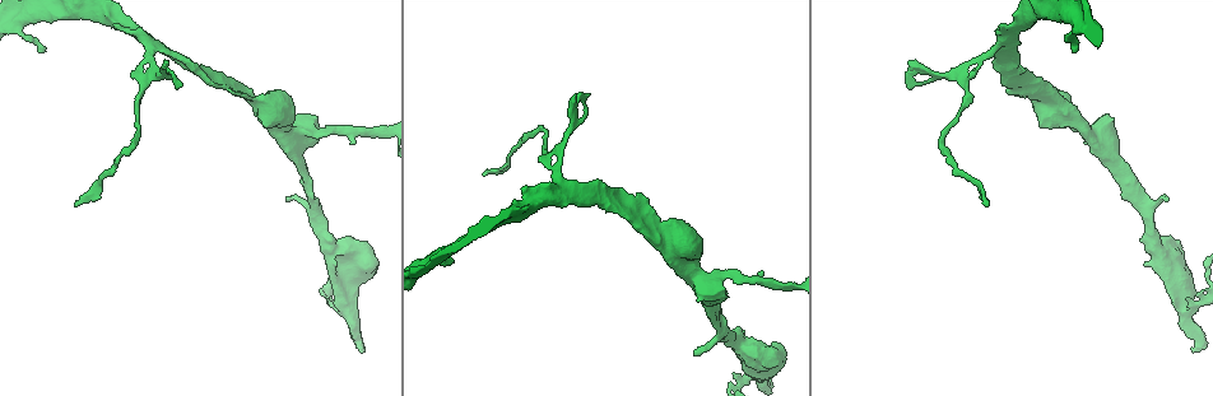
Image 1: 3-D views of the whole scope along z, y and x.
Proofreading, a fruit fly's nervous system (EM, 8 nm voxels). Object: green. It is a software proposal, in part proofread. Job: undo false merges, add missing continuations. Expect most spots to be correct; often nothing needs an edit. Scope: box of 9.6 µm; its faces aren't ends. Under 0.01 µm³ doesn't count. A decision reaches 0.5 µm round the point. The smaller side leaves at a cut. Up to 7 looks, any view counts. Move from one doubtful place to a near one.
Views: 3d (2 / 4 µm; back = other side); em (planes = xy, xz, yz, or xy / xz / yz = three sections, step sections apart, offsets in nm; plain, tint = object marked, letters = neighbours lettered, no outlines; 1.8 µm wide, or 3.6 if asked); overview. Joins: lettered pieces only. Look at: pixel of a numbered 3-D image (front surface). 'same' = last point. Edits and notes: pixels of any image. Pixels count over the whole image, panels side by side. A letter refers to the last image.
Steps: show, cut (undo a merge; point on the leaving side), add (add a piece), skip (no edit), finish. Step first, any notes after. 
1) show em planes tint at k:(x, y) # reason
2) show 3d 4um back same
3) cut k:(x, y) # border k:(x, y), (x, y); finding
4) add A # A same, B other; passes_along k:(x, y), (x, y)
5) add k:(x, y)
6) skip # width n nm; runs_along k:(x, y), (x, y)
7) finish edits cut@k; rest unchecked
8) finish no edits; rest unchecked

show 3d 4um at 1:(155, 45) # three-way junction

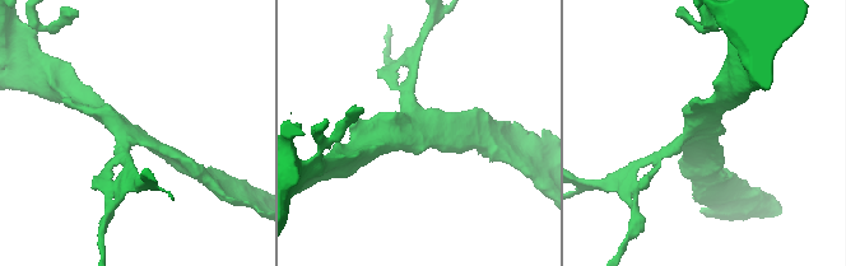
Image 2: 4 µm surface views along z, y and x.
show em xy step 8 letters at 2:(137, 135) # arms 3

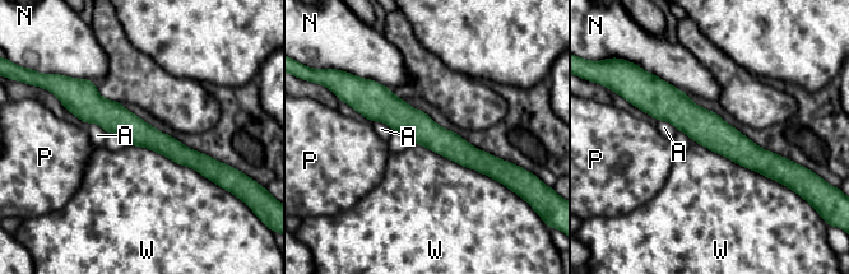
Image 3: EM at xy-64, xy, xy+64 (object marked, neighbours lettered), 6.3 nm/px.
skip # A other, N other, P other, W other; runs_along 3:(362, 94), (478, 159), (492, 173); one neuron here

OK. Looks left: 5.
show em yz step 16 tint at 1:(166, 66) # sharp bend

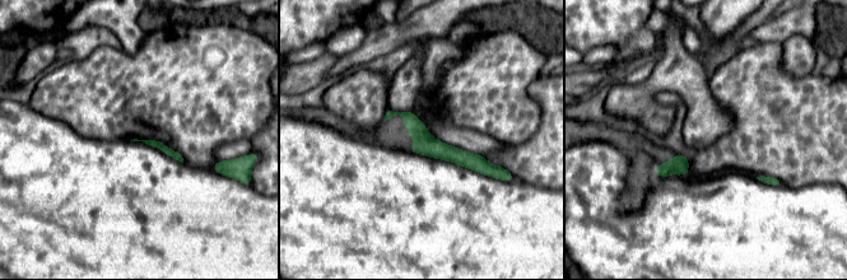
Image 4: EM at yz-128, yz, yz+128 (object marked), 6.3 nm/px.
show em planes letters same # cut it another way

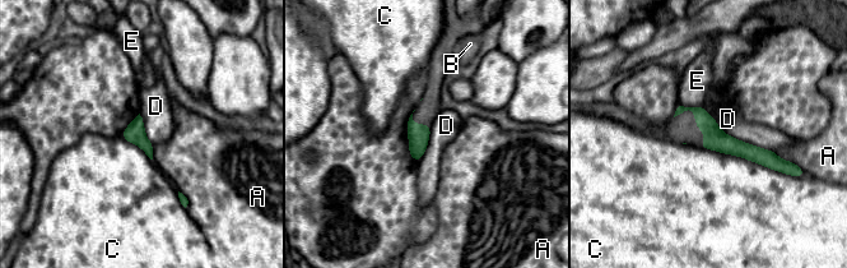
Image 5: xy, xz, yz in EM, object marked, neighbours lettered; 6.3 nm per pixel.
skip # A other, B other, C other, D other, E other; border 5:(702, 106), (725, 133), (772, 151); one neuron here

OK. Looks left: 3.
show 3d 4um at 1:(760, 361) # sharp bend

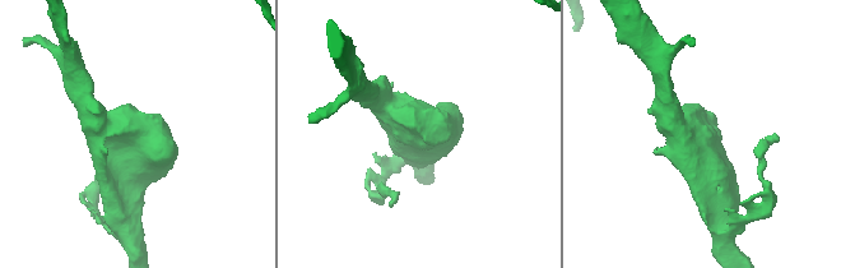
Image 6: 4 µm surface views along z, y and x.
show em xy step 16 tint at 6:(417, 127)

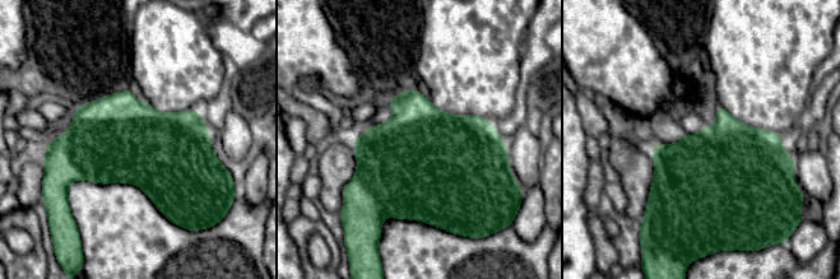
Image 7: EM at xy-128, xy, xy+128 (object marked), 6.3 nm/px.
show em planes letters same

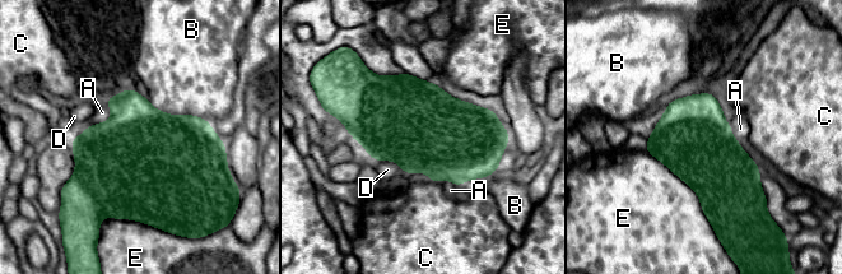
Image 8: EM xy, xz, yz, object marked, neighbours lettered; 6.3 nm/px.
skip # A other, B other, C other, D other, E other; border 8:(105, 101), (110, 117), (74, 138); all the same neuron

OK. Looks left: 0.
finish no edits; rest unchecked

